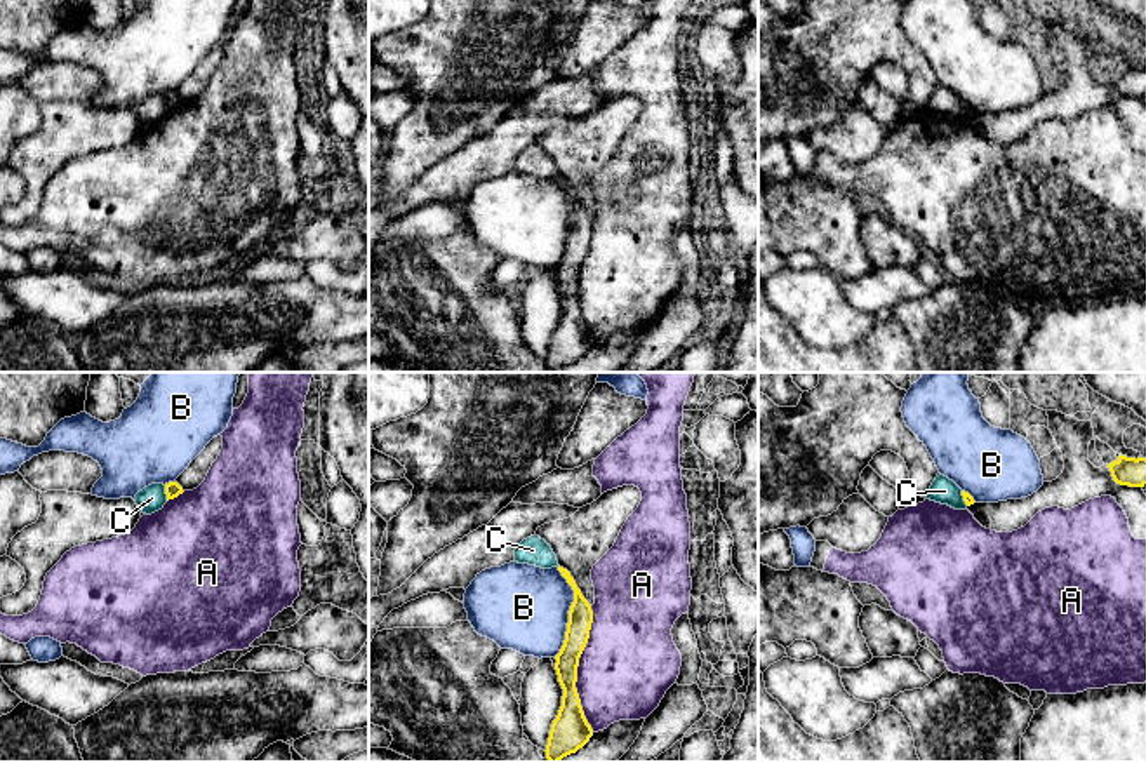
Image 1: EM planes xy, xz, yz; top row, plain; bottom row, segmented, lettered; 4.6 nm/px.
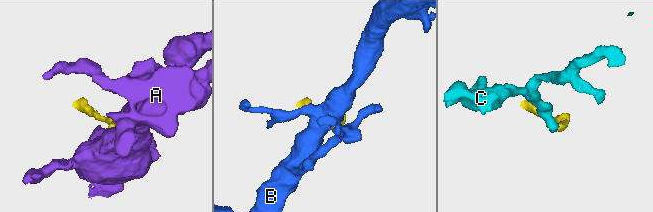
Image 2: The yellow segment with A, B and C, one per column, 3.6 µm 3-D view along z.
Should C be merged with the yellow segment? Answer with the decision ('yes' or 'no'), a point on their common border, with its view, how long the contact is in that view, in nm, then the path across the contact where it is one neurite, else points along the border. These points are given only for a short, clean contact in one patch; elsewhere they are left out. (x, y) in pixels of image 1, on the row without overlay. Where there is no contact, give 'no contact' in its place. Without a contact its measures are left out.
no; meets yellow in xy at (166, 103); contact 70 nm long; border along xy (164, 96), (167, 110)

